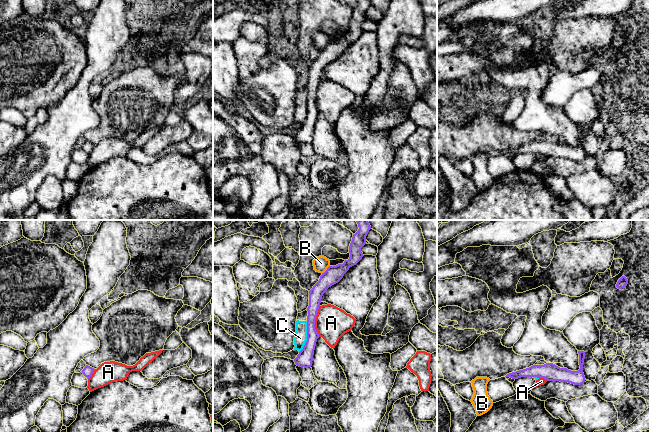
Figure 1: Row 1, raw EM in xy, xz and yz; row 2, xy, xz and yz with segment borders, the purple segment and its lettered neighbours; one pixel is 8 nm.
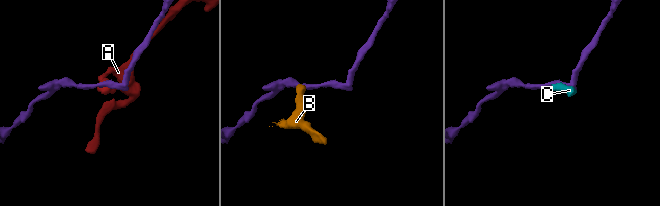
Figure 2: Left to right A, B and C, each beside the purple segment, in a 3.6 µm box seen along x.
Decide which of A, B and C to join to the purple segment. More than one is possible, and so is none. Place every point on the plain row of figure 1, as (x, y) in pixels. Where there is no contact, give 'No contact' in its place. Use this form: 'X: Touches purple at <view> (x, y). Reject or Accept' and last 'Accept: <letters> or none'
A: Touches purple at xz (314, 97). Reject
B: Touches purple at xz (327, 45). Reject
C: Touches purple at xz (307, 113). Reject
Accept: none

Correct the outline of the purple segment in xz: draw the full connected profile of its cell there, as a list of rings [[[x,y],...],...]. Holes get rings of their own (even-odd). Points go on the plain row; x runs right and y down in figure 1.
[[[358,0],[358,7],[353,10],[352,17],[349,22],[350,33],[343,40],[329,42],[322,49],[319,57],[309,67],[309,82],[307,84],[307,117],[303,125],[299,128],[294,138],[299,143],[308,144],[312,142],[314,126],[319,110],[315,105],[315,96],[321,79],[323,70],[329,63],[338,59],[349,46],[350,43],[356,41],[364,32],[361,24],[366,20],[366,12],[371,5],[370,0]]]

